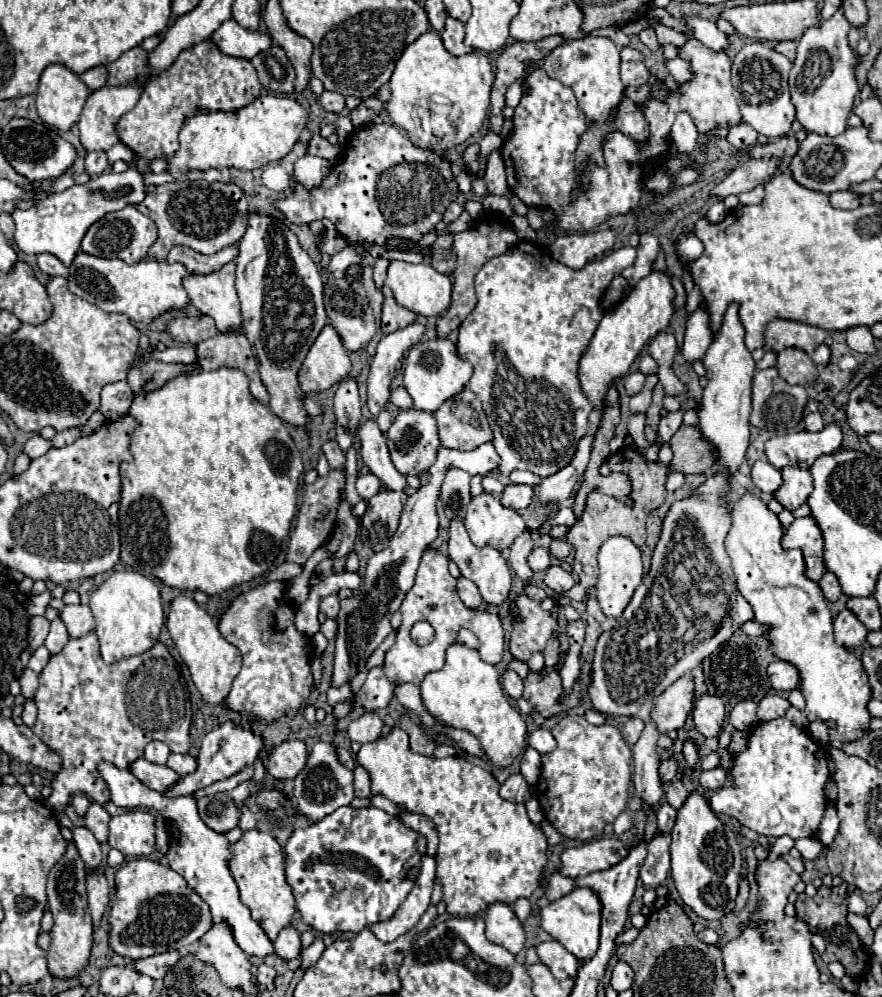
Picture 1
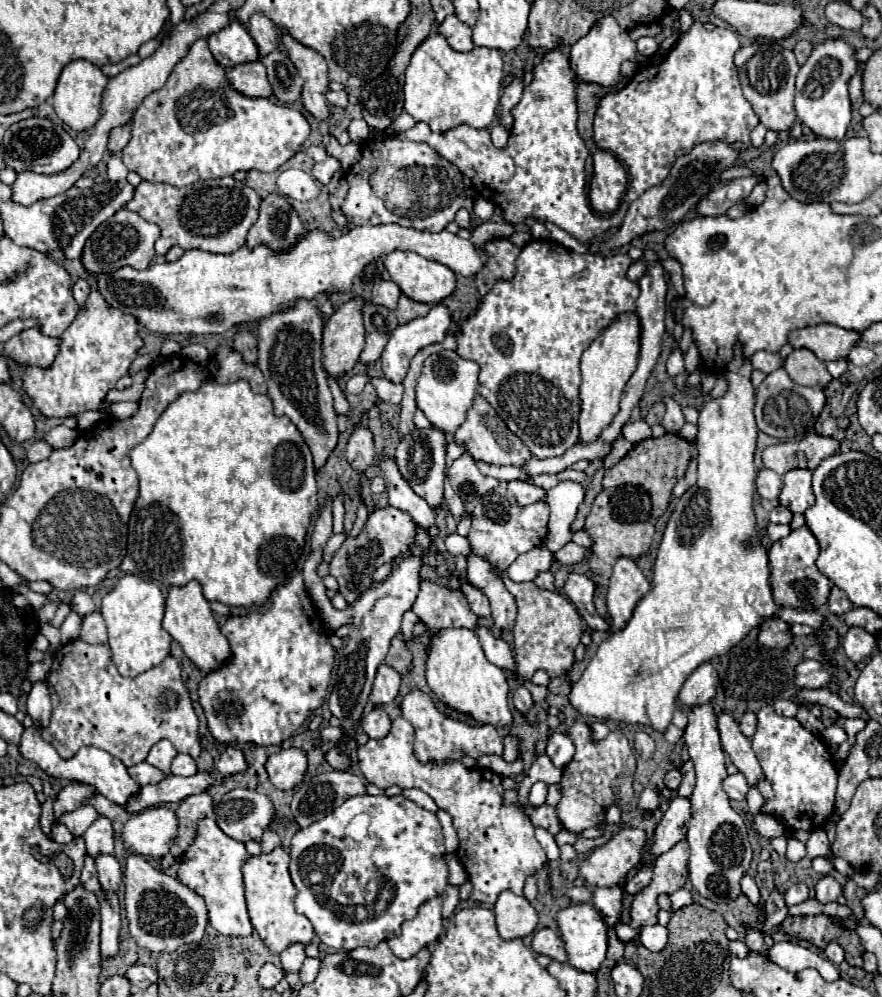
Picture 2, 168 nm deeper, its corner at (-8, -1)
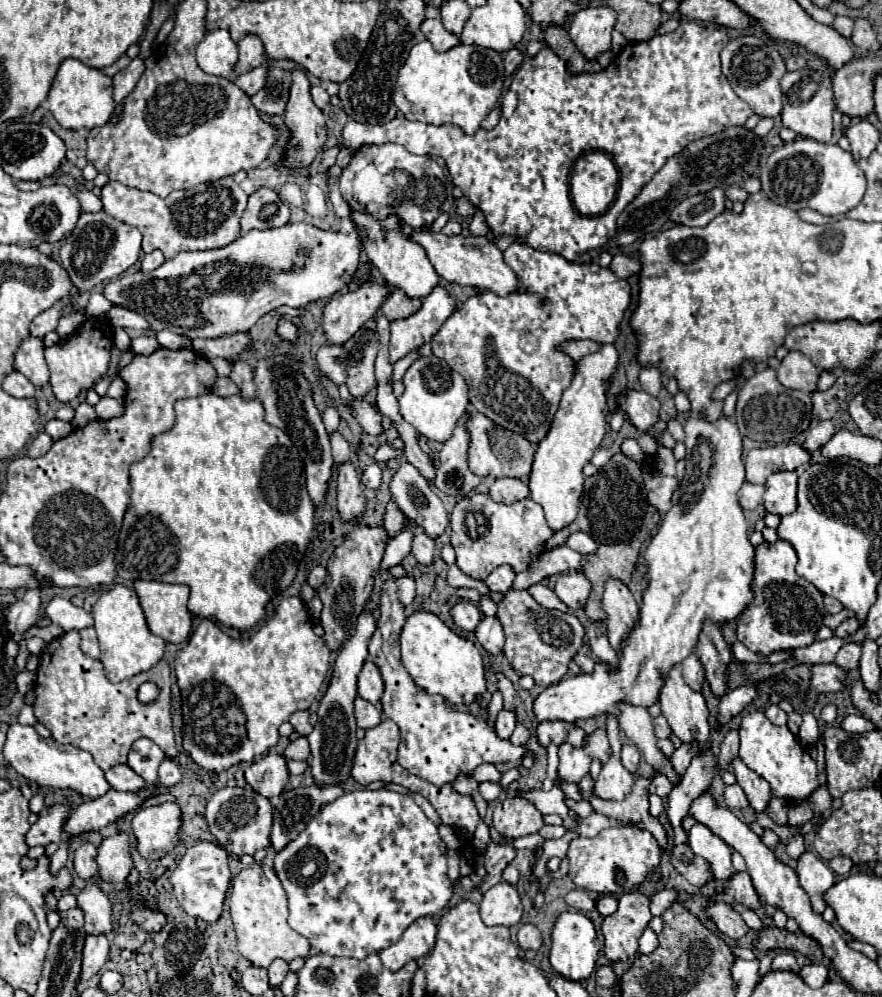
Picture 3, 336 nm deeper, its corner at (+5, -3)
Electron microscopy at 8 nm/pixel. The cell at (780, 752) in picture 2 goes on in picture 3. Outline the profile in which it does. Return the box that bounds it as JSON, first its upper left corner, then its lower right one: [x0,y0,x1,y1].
[739,711,819,801]

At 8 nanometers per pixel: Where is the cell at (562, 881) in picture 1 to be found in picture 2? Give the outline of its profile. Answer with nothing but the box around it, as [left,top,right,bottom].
[566,887,592,903]

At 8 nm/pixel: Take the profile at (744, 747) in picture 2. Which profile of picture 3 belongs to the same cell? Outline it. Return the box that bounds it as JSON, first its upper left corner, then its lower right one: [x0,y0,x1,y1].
[733,757,773,811]

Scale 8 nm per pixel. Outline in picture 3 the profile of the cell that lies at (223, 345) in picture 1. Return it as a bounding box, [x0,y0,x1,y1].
[213,377,239,397]

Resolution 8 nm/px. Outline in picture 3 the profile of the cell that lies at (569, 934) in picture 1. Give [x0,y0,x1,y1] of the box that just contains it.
[549,911,599,981]

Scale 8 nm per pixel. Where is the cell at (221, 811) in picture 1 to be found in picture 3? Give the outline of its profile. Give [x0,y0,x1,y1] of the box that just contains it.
[205,787,273,857]

